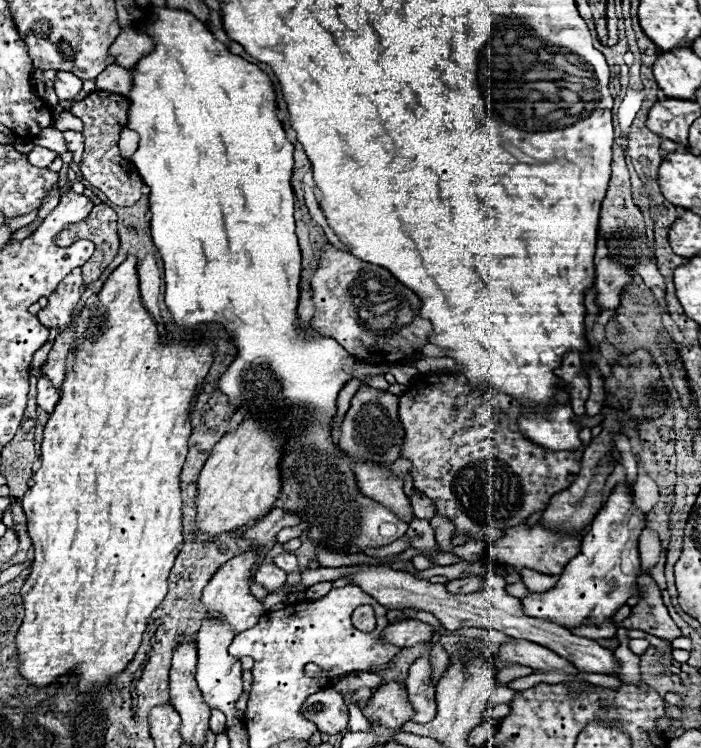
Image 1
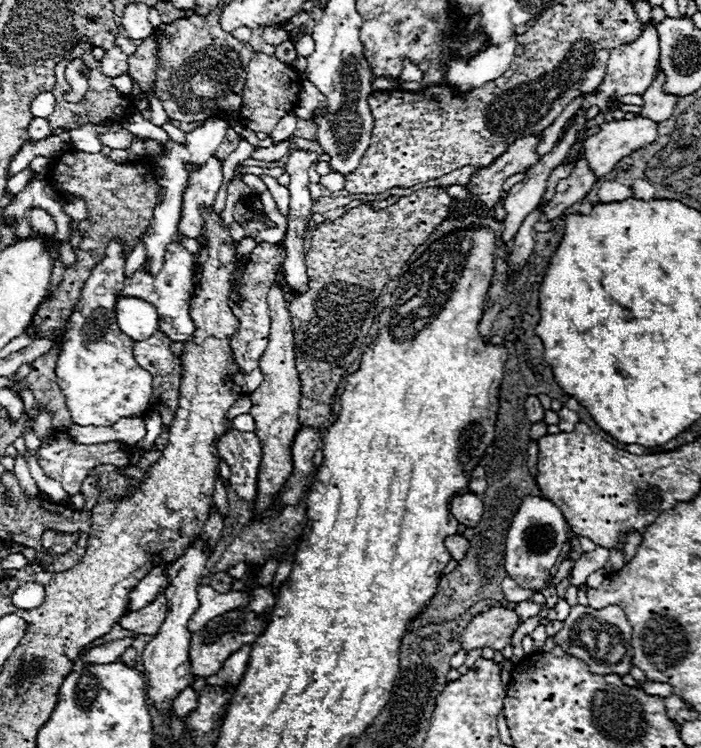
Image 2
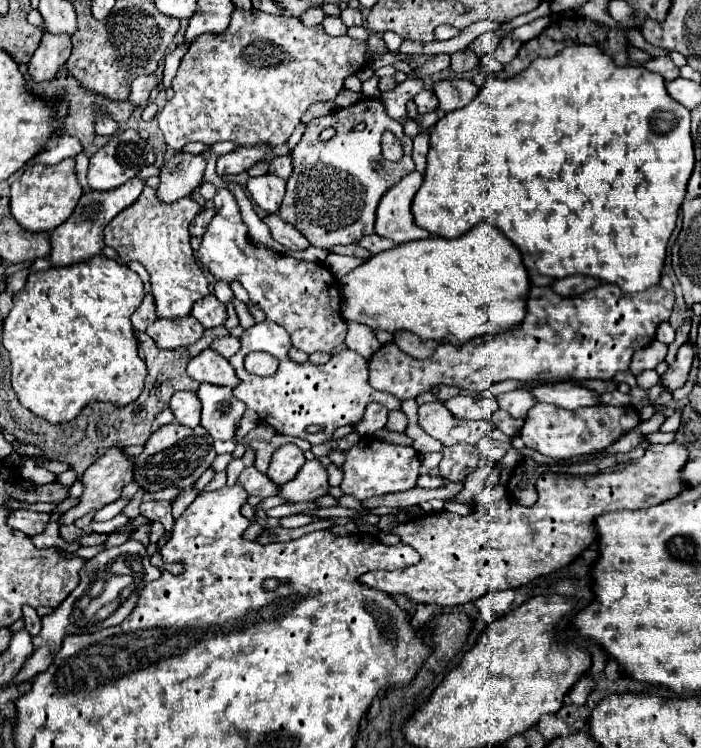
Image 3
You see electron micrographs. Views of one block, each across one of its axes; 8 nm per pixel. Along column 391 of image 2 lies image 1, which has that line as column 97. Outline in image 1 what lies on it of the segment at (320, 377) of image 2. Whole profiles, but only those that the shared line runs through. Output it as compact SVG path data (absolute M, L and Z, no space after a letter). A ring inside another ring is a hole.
M98 204L84 222L70 224L58 234L58 246L70 246L78 240L90 240L96 244L96 252L84 264L84 286L90 286L100 280L102 272L118 254L116 212L106 204Z

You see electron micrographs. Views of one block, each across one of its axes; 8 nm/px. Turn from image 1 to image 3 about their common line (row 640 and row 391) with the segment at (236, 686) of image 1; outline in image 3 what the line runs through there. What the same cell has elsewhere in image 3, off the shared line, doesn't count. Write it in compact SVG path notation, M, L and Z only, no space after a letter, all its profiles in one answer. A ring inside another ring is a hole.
M200 384L198 398L202 402L202 426L210 432L214 440L232 440L238 422L246 410L244 402L234 398L232 388Z

